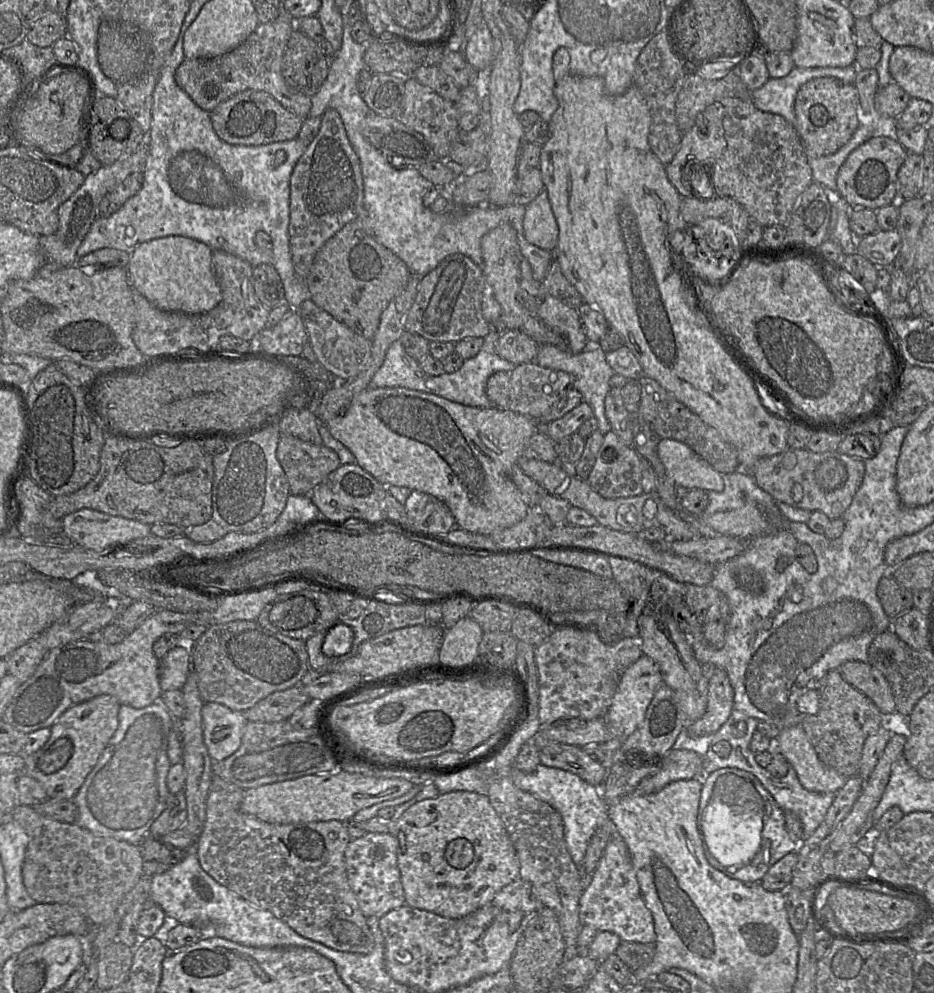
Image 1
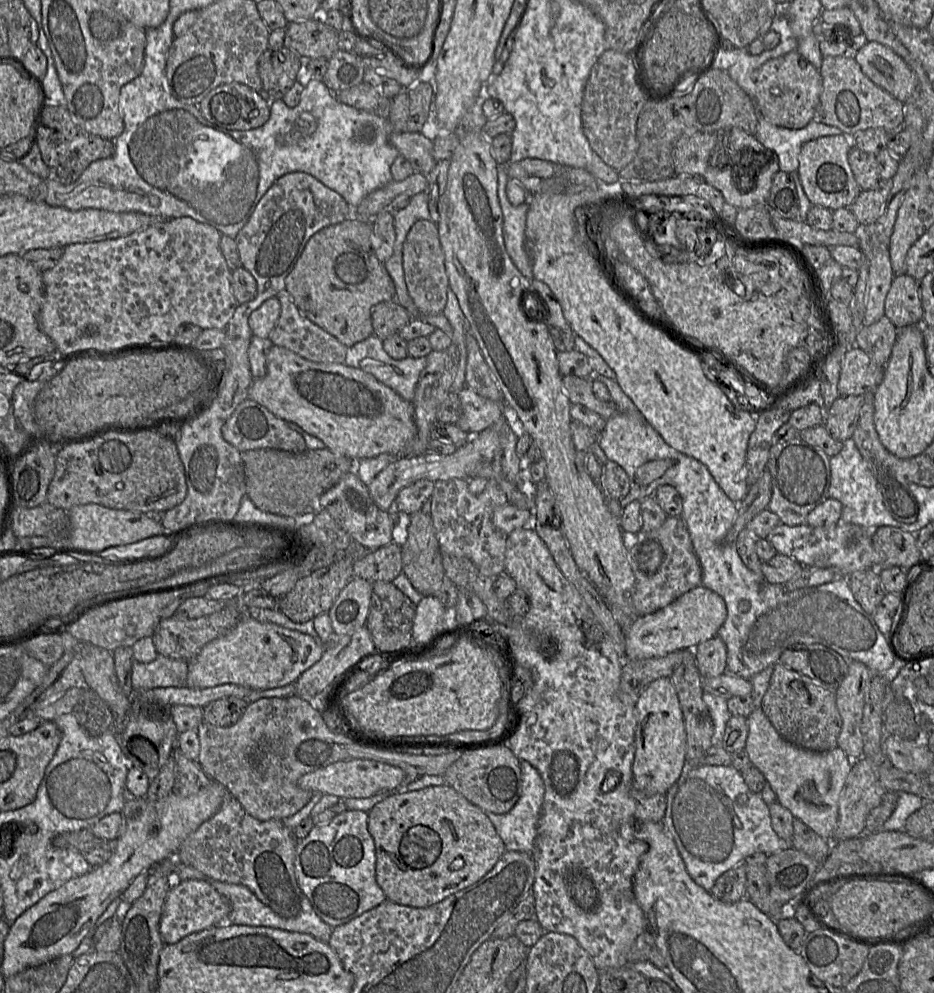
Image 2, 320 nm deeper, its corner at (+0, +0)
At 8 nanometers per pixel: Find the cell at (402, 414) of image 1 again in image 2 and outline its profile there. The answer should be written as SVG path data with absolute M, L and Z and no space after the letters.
M272 345L266 357L266 375L252 381L248 398L266 407L285 422L297 424L308 434L321 440L330 451L352 460L372 458L380 454L403 458L403 448L417 433L412 402L402 399L371 374L345 364L312 362L276 345Z

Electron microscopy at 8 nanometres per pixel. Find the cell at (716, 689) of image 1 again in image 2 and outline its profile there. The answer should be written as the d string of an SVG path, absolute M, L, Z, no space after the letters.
M718 636L699 644L694 649L694 654L703 678L716 677L726 672L727 647Z

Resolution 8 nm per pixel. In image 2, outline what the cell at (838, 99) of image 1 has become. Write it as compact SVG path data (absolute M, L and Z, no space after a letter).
M797 50L766 61L752 74L755 83L754 103L764 118L773 125L800 129L814 119L823 80L820 71Z

